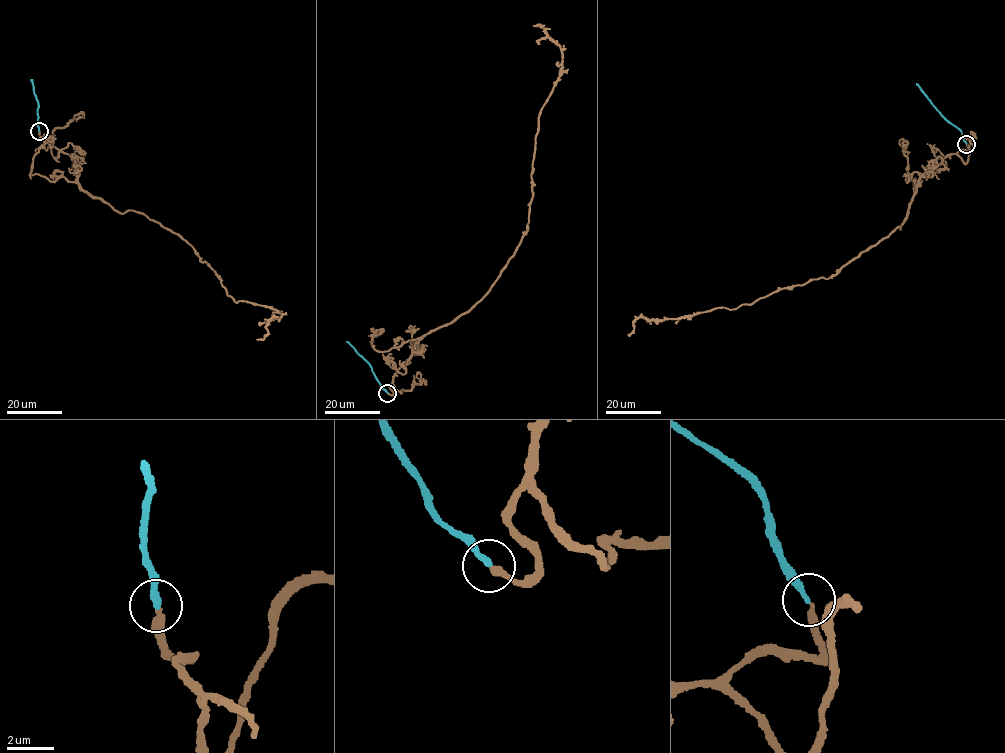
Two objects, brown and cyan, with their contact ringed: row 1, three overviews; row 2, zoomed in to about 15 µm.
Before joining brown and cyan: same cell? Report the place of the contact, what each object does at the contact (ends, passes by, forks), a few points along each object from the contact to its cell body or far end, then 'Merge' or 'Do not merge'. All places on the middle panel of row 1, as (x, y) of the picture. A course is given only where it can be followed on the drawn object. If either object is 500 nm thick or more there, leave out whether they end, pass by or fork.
Place: (387, 393). At the ring brown ends. At the ring cyan ends. Course of brown: (388, 393), (413, 345), (468, 312), (526, 231), (540, 111), (562, 67), (562, 49), (542, 26), (532, 25). Course of cyan: (388, 393), (369, 363), (346, 341). Merge

